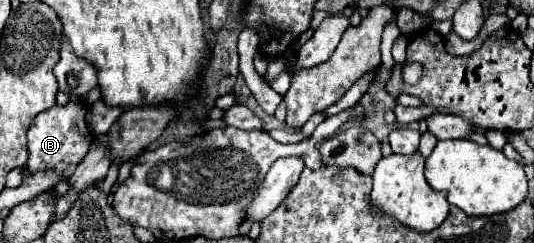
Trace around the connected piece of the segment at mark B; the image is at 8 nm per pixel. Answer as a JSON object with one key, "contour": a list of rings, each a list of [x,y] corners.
{"contour":[[[74,99],[66,107],[54,105],[52,109],[42,111],[34,119],[34,123],[28,129],[30,157],[28,157],[26,165],[22,167],[24,177],[34,175],[36,171],[54,171],[62,179],[68,179],[74,173],[78,163],[86,157],[88,147],[90,147],[90,143],[94,139],[94,135],[86,127],[86,111],[88,111],[88,105],[84,101],[80,101],[80,99]]]}

